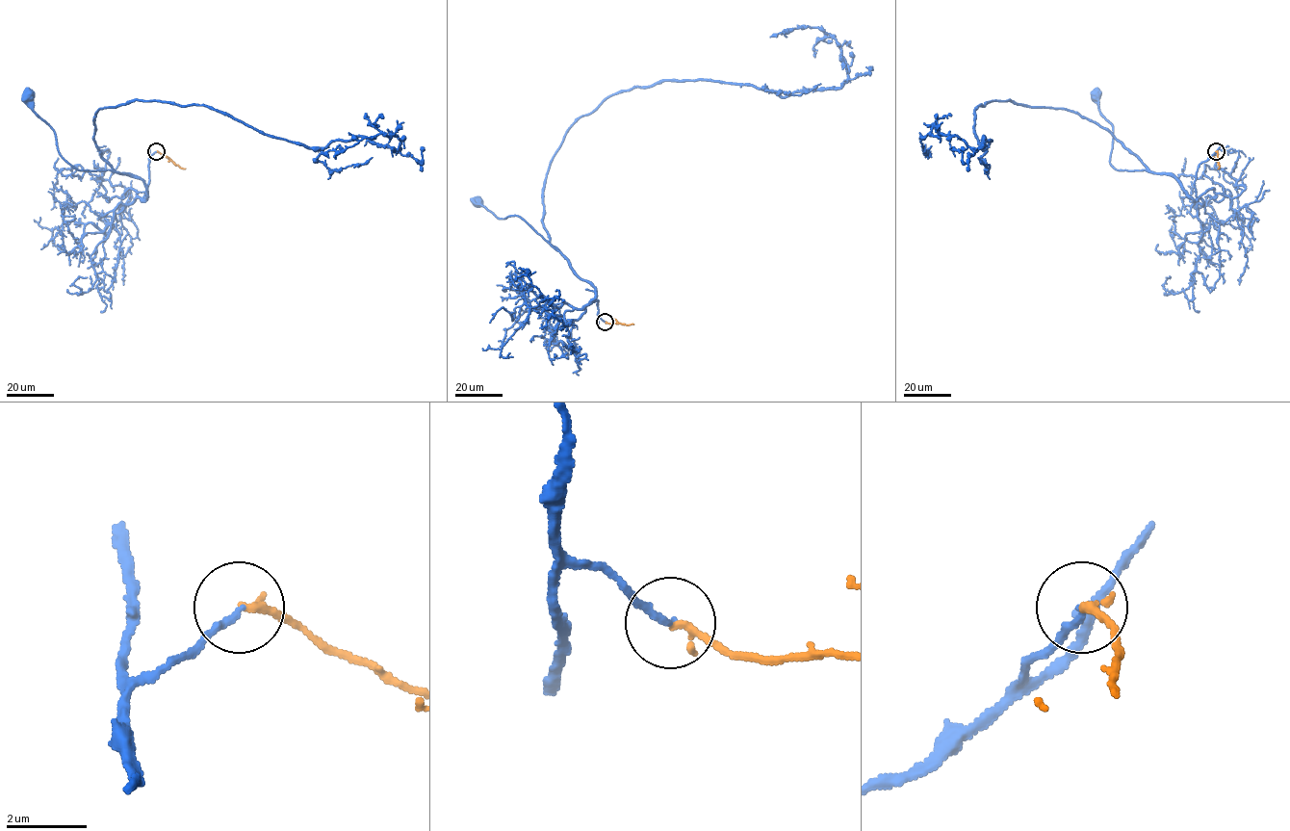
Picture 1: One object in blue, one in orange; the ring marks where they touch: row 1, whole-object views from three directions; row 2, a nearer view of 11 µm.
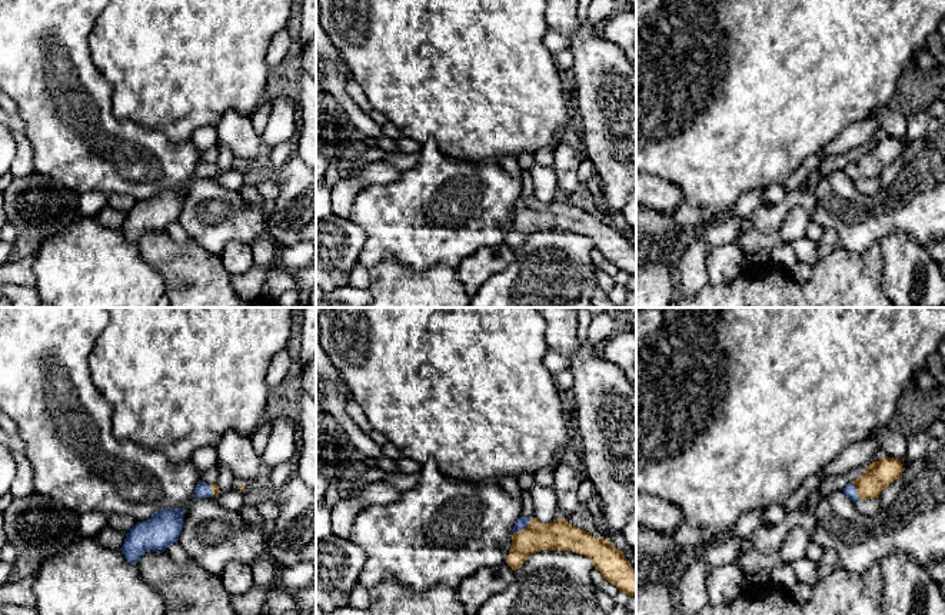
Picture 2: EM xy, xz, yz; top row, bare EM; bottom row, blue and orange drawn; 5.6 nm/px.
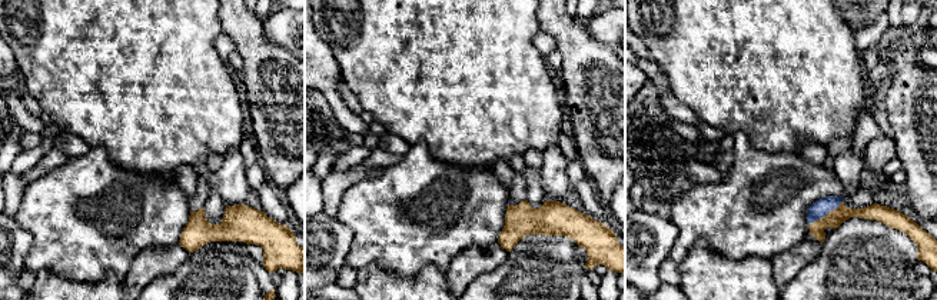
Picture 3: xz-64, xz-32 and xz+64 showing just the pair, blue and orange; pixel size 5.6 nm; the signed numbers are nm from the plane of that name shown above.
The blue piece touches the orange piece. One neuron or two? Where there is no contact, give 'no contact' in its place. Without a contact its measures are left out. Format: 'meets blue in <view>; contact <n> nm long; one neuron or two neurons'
meets blue in xz; contact 140 nm long; one neuron

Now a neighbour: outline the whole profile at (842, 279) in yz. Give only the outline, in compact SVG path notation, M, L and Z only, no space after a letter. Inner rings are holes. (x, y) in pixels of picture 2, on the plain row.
M875 242L862 253L833 249L822 257L815 276L799 282L792 273L772 263L746 265L731 282L706 283L693 297L682 292L673 308L894 308L884 289L884 256L881 242Z

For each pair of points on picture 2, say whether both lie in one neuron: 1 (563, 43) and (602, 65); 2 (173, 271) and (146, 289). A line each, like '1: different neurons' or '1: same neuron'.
1: different neurons
2: different neurons

